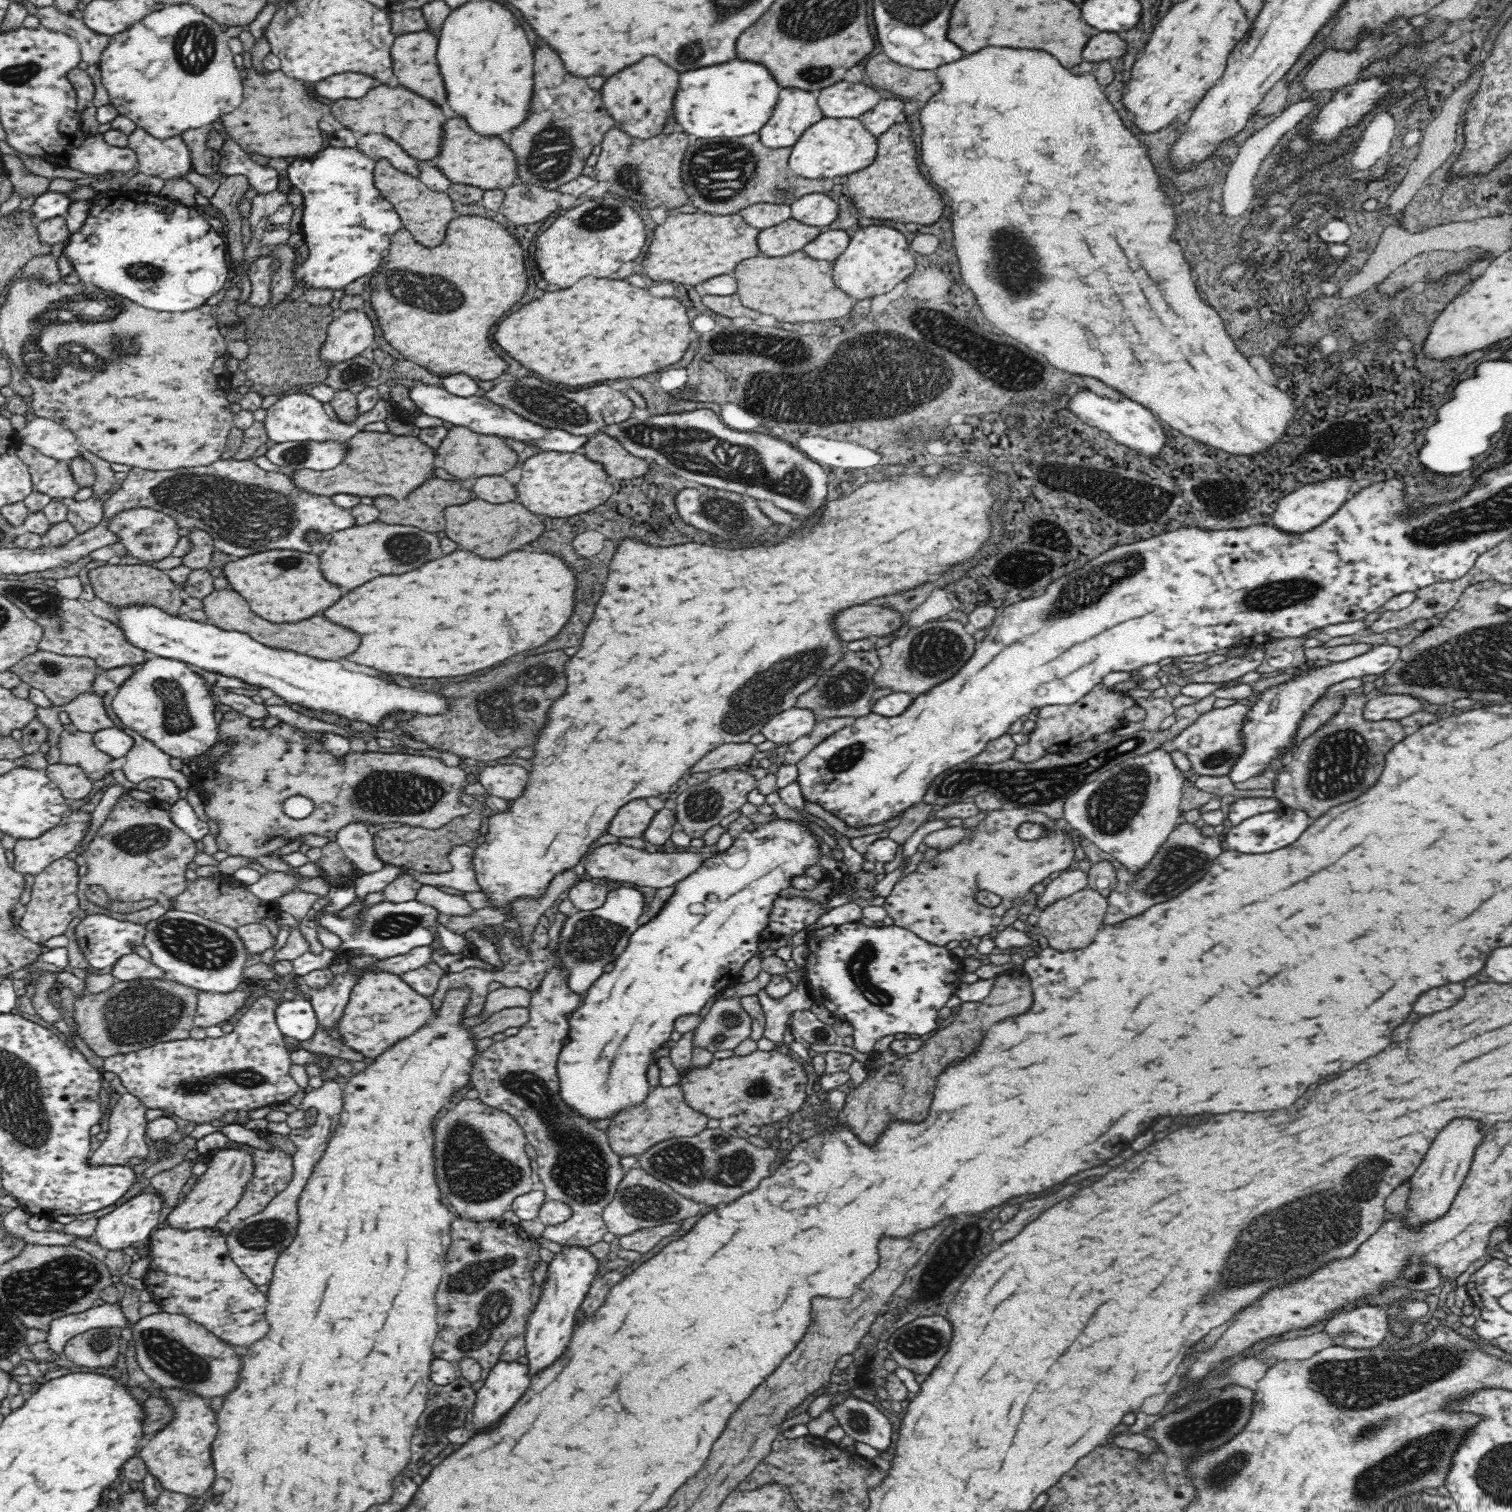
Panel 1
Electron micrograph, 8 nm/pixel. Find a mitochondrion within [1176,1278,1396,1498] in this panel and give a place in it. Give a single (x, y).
(1223, 1468)

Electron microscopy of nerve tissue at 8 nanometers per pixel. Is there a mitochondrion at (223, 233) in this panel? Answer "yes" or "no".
no

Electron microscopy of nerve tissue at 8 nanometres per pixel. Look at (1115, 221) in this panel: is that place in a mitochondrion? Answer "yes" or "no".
no

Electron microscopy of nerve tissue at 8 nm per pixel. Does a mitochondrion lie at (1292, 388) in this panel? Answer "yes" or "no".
no

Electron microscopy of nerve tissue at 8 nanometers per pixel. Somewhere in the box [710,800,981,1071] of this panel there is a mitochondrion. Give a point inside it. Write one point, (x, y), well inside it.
(856, 965)

